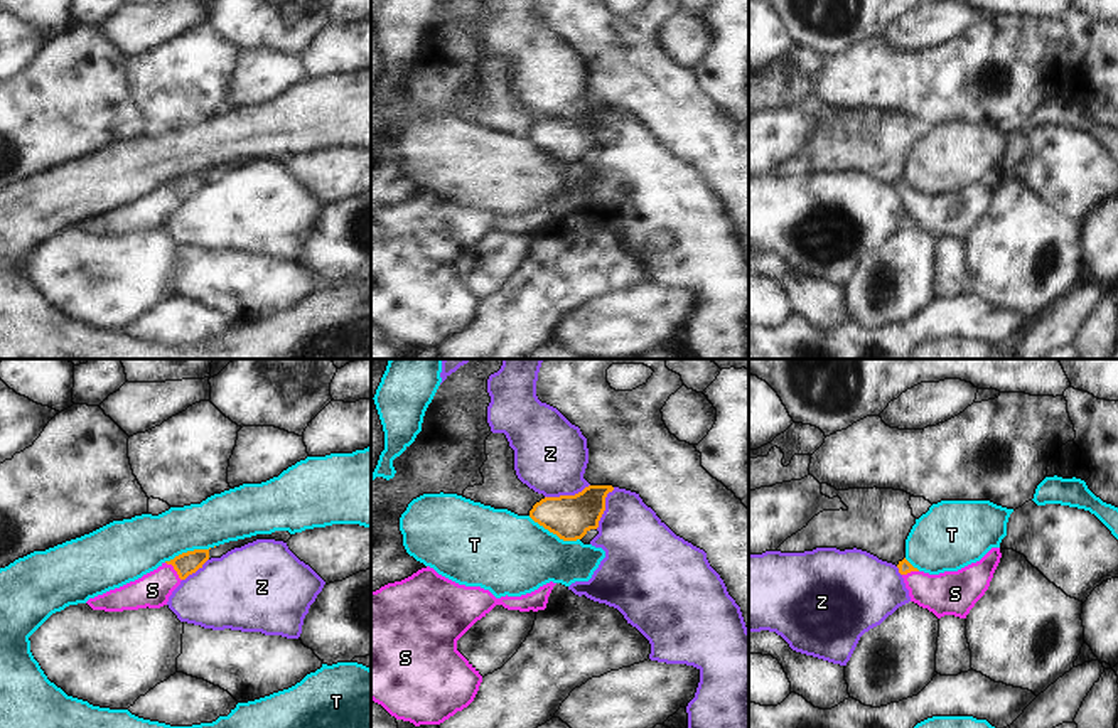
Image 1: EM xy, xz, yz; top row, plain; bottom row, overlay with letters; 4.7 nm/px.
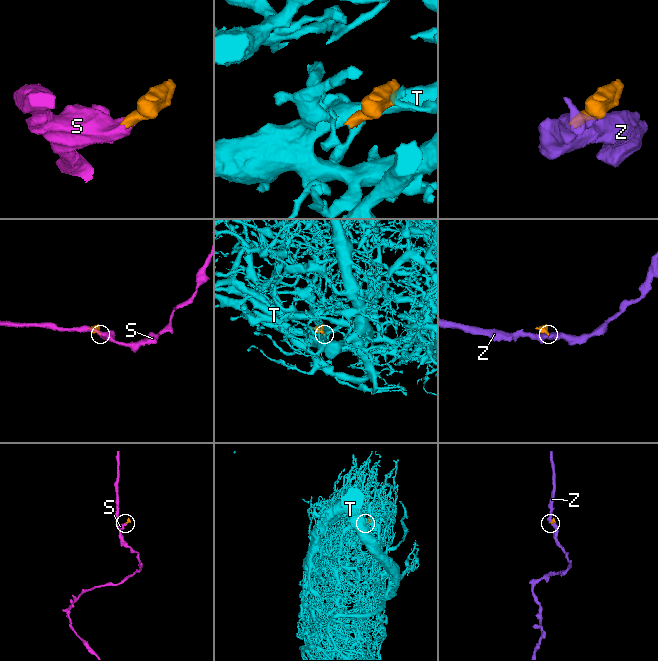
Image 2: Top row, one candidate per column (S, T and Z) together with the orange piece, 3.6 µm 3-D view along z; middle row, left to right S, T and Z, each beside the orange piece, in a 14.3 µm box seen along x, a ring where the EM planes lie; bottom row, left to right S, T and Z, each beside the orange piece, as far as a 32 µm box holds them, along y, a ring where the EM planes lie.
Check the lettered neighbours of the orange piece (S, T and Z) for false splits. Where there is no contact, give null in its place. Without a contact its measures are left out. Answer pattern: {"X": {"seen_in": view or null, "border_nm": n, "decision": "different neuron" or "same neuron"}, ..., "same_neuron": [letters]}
{"S": {"seen_in": "xy", "border_nm": 120, "decision": "same neuron"}, "T": {"seen_in": "xz", "border_nm": 280, "decision": "different neuron"}, "Z": {"seen_in": "xz", "border_nm": 220, "decision": "different neuron"}, "same_neuron": ["S"]}

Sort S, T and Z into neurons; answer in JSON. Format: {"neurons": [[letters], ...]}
{"neurons": [["S"], ["T"], ["Z"]]}

